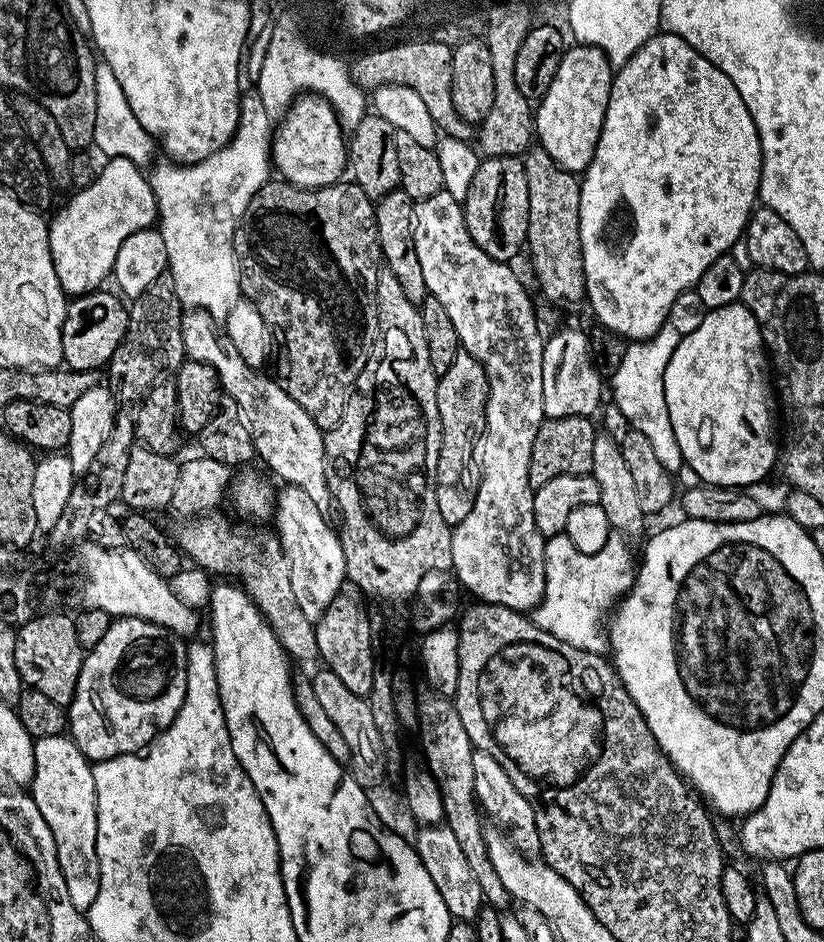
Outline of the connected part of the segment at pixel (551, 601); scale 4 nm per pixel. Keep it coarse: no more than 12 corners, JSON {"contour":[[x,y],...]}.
{"contour":[[623,535],[584,554],[544,542],[544,597],[530,619],[587,652],[637,565]]}

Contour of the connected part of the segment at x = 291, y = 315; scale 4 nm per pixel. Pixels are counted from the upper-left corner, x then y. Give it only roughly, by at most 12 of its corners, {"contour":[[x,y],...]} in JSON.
{"contour":[[263,184],[234,234],[282,390],[338,426],[380,330],[376,206]]}

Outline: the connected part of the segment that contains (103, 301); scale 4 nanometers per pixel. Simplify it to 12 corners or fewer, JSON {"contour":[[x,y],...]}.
{"contour":[[115,291],[69,303],[63,363],[103,369],[126,334],[128,310]]}

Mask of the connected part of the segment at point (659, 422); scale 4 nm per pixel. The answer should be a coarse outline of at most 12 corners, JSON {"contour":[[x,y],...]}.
{"contour":[[678,330],[629,343],[611,399],[673,474],[685,463],[664,375]]}

